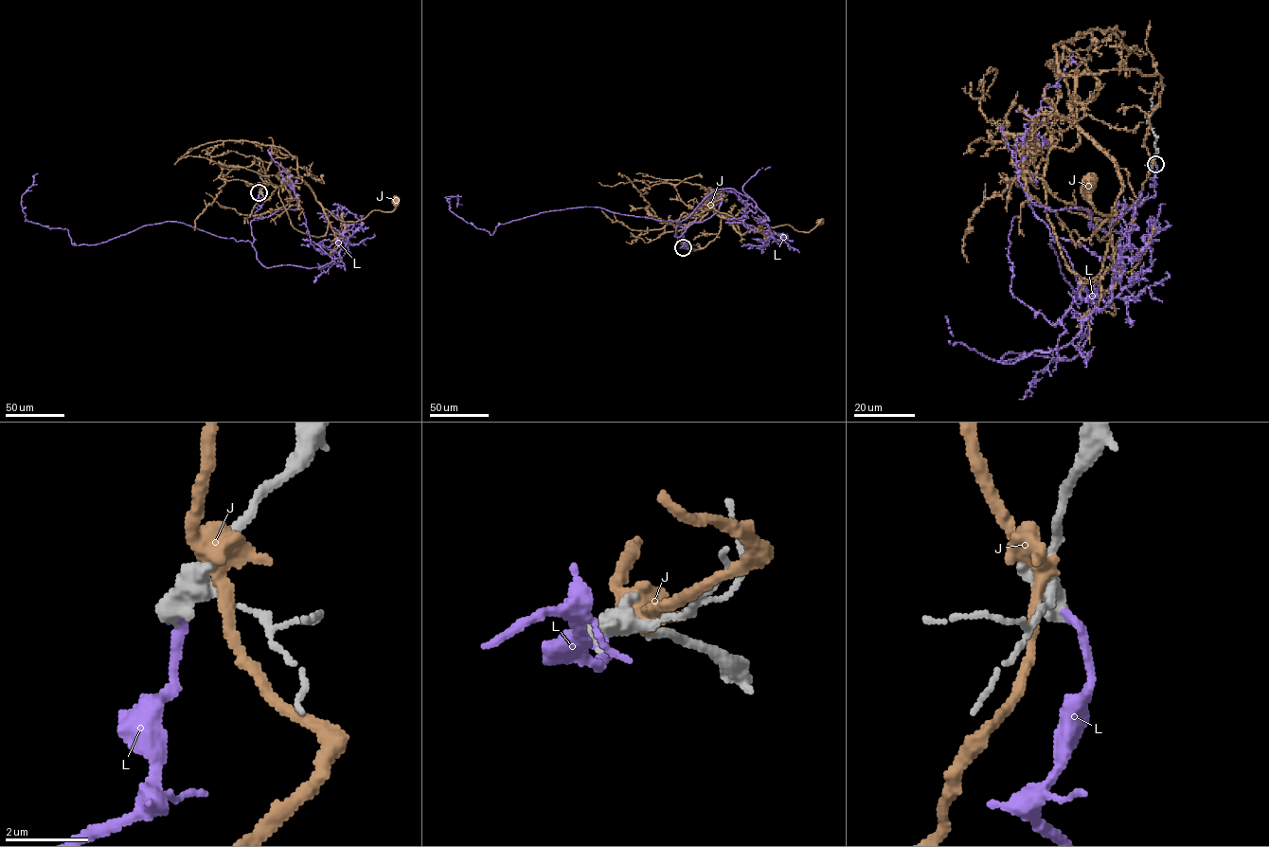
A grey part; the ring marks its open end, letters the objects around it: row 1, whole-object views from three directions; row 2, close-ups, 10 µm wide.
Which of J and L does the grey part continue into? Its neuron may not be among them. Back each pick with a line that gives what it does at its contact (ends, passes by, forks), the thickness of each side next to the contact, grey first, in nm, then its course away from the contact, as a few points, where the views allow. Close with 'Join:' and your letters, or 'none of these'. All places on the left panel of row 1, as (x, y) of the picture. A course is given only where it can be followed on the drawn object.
L: it ends | 400/200 nm | via (259, 192), (251, 243), (165, 221), (76, 245), (66, 229), (25, 221), (22, 195), (37, 173)
Join: L

